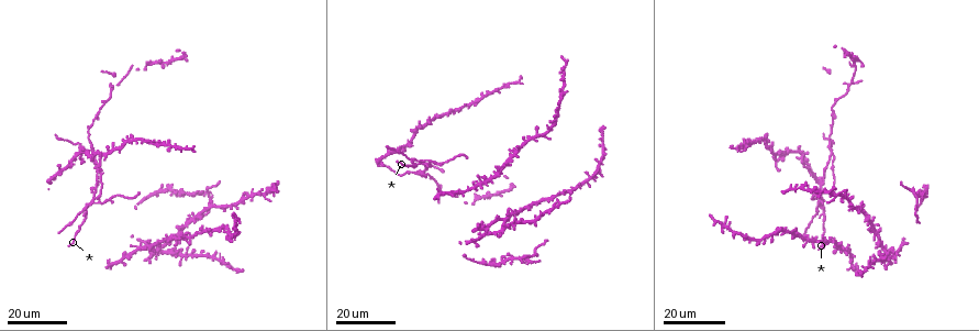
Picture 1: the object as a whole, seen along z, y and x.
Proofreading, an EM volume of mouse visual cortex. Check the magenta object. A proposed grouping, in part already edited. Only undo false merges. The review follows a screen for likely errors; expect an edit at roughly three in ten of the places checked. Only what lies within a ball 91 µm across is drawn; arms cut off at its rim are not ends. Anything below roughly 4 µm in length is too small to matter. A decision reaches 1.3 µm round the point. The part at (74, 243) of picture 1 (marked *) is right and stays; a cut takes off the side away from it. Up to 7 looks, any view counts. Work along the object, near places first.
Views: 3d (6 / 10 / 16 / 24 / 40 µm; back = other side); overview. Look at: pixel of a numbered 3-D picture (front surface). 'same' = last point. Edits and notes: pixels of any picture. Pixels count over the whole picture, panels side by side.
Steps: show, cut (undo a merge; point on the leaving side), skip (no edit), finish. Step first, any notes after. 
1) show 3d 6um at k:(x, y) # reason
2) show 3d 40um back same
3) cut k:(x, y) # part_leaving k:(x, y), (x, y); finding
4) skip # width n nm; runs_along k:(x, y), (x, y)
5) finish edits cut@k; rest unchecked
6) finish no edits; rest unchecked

show 3d 16um at 1:(100, 158) # thin arm on a thick one

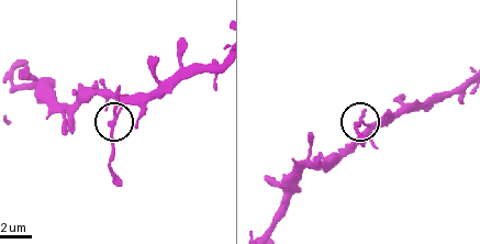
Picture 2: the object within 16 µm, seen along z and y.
show 3d 6um at 2:(367, 125)

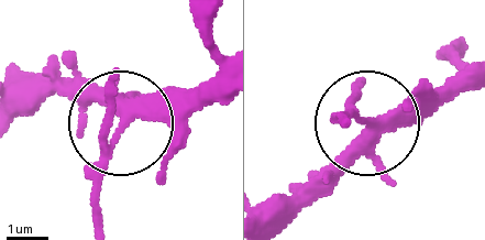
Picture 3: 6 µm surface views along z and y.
skip # width 280 nm; continuous, no second cell

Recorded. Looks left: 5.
show 3d 16um at 1:(823, 169) # calibre changes

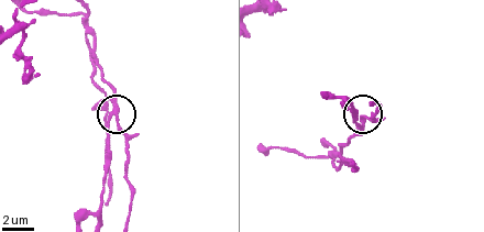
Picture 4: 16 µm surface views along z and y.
show 3d 10um at 4:(112, 116)

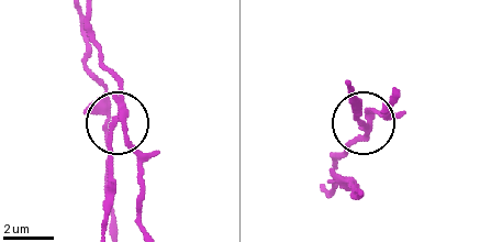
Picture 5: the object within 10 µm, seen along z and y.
cut 5:(112, 154) # arms 3; part_leaving 5:(116, 108), (104, 226); two cells meet here

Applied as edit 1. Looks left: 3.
show 3d 16um at 1:(832, 151) # two arms in line, one across

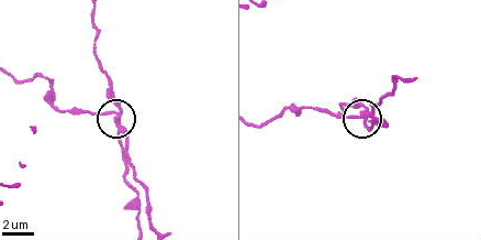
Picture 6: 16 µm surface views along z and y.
show 3d 10um at 6:(117, 113)

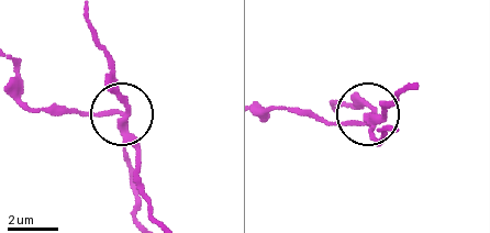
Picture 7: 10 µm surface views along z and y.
cut 7:(126, 163) # width 200 nm; a second cell is stuck on

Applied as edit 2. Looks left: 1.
finish edits cut@5, cut@7; rest unchecked

